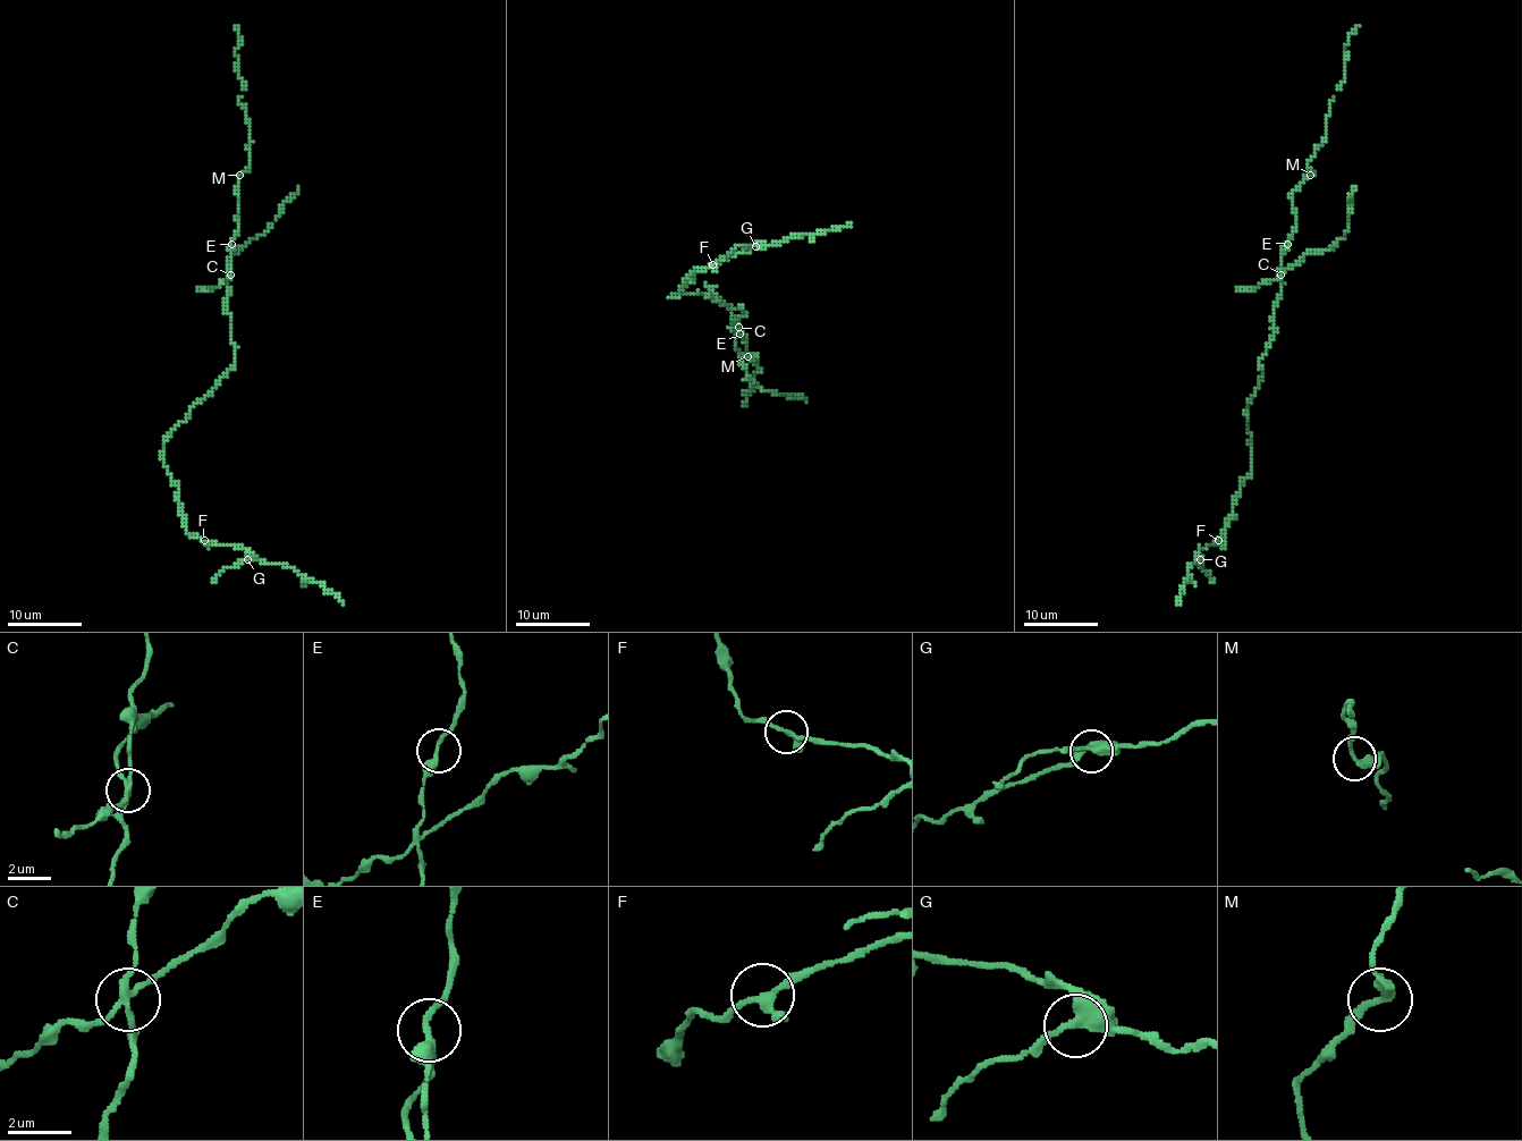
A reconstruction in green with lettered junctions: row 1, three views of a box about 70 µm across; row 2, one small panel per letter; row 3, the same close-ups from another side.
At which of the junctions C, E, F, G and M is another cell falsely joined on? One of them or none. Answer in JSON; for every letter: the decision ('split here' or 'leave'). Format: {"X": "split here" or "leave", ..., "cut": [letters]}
{"C": "split here", "E": "leave", "F": "leave", "G": "leave", "M": "leave", "cut": ["C"]}

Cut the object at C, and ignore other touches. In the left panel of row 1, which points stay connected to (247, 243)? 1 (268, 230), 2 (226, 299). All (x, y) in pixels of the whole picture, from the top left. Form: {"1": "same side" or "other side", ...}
{"1": "same side", "2": "other side"}

